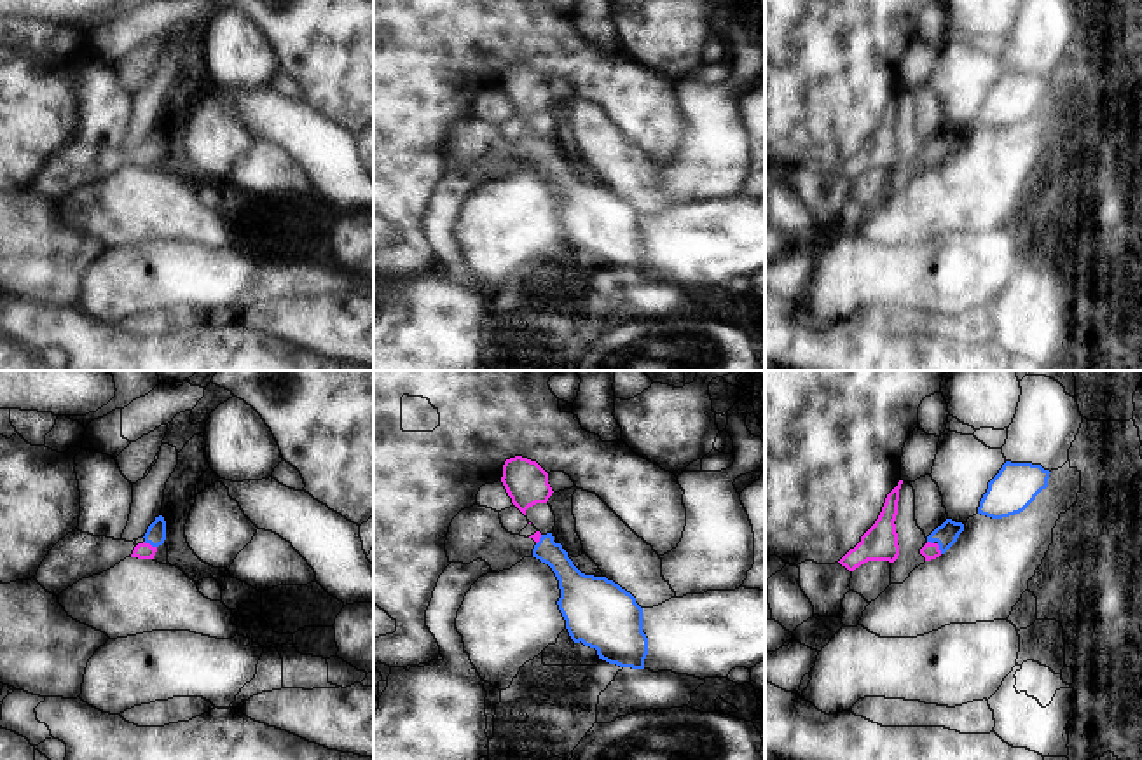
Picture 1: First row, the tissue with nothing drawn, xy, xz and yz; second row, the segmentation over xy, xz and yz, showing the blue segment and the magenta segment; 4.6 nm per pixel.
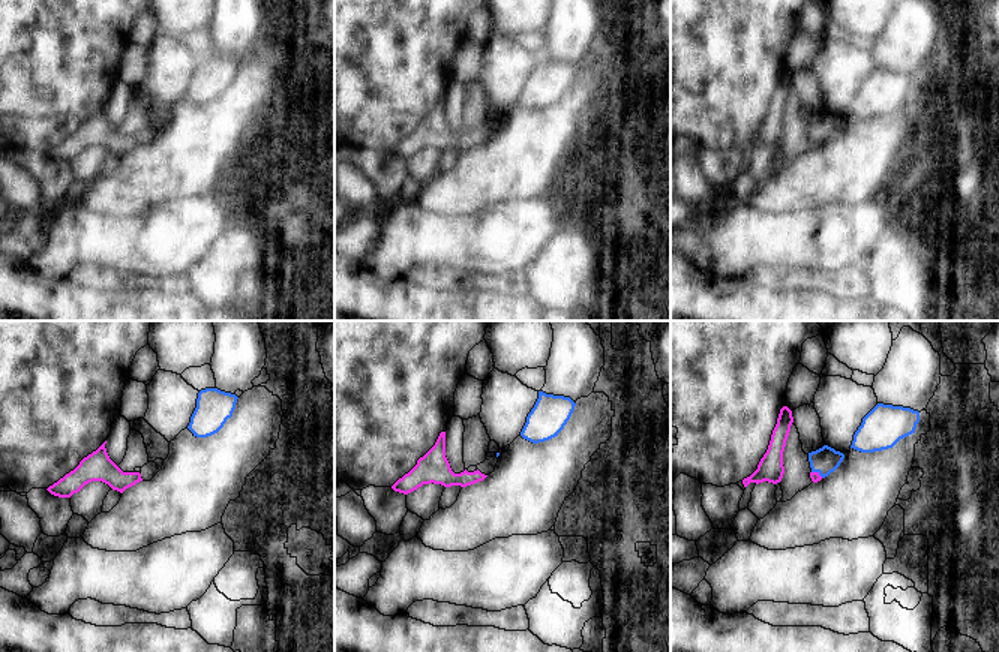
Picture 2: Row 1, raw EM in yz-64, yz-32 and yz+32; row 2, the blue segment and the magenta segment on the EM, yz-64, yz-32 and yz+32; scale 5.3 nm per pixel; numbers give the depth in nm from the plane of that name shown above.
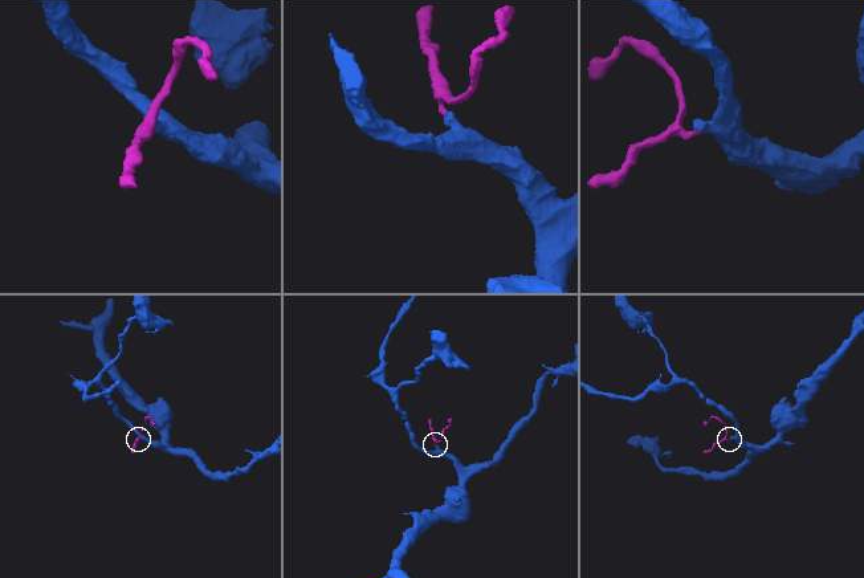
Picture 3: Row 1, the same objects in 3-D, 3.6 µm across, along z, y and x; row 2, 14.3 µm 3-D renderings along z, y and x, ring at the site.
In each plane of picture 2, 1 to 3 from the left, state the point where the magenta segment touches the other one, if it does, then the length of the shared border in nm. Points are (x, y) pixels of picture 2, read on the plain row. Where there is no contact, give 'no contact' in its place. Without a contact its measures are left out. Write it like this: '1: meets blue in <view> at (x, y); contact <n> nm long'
1: no contact
2: no contact
3: meets blue in yz+32 at (818, 135); contact 70 nm long

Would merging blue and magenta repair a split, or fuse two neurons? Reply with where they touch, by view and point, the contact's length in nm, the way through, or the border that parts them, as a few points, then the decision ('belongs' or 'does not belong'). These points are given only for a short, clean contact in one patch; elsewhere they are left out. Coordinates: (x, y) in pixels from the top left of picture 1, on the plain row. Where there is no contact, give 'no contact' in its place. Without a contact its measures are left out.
contact xy (151, 152); length 70 nm; way xy (156, 142), (151, 152), (142, 159); belongs

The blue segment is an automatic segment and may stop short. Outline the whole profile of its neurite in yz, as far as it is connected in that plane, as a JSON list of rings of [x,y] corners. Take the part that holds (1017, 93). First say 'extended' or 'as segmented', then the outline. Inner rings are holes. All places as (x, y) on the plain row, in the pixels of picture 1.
as segmented; [[[1006,70],[988,91],[978,122],[1002,128],[1023,121],[1048,96],[1049,82],[1041,73]]]

